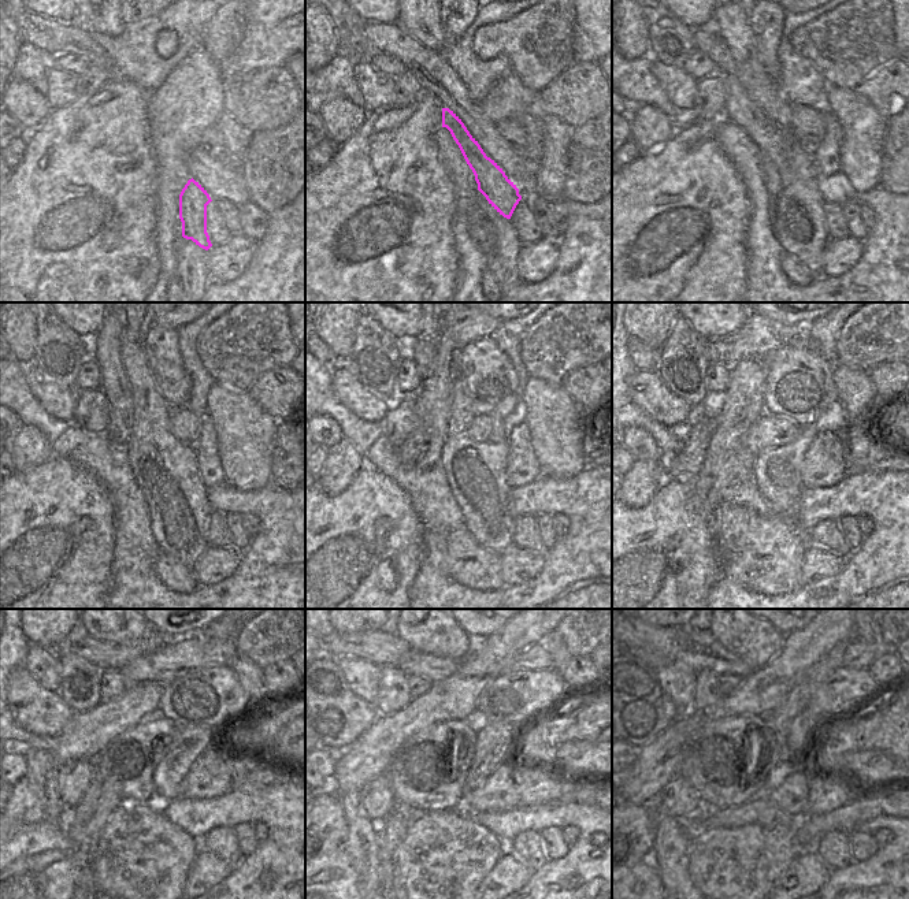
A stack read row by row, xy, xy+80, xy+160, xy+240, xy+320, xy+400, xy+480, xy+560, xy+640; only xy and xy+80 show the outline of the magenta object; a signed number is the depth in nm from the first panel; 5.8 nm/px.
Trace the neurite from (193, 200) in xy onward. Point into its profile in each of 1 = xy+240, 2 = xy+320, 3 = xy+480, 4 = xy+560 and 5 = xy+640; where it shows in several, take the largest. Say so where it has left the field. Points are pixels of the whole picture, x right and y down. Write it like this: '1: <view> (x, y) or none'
1: xy+240 (114, 383)
2: xy+320 (423, 350)
3: none
4: none
5: none

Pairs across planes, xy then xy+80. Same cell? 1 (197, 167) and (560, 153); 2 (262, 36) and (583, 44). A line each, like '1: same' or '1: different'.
1: different
2: same

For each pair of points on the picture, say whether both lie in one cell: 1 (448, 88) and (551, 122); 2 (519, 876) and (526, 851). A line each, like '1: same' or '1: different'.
1: different
2: different

